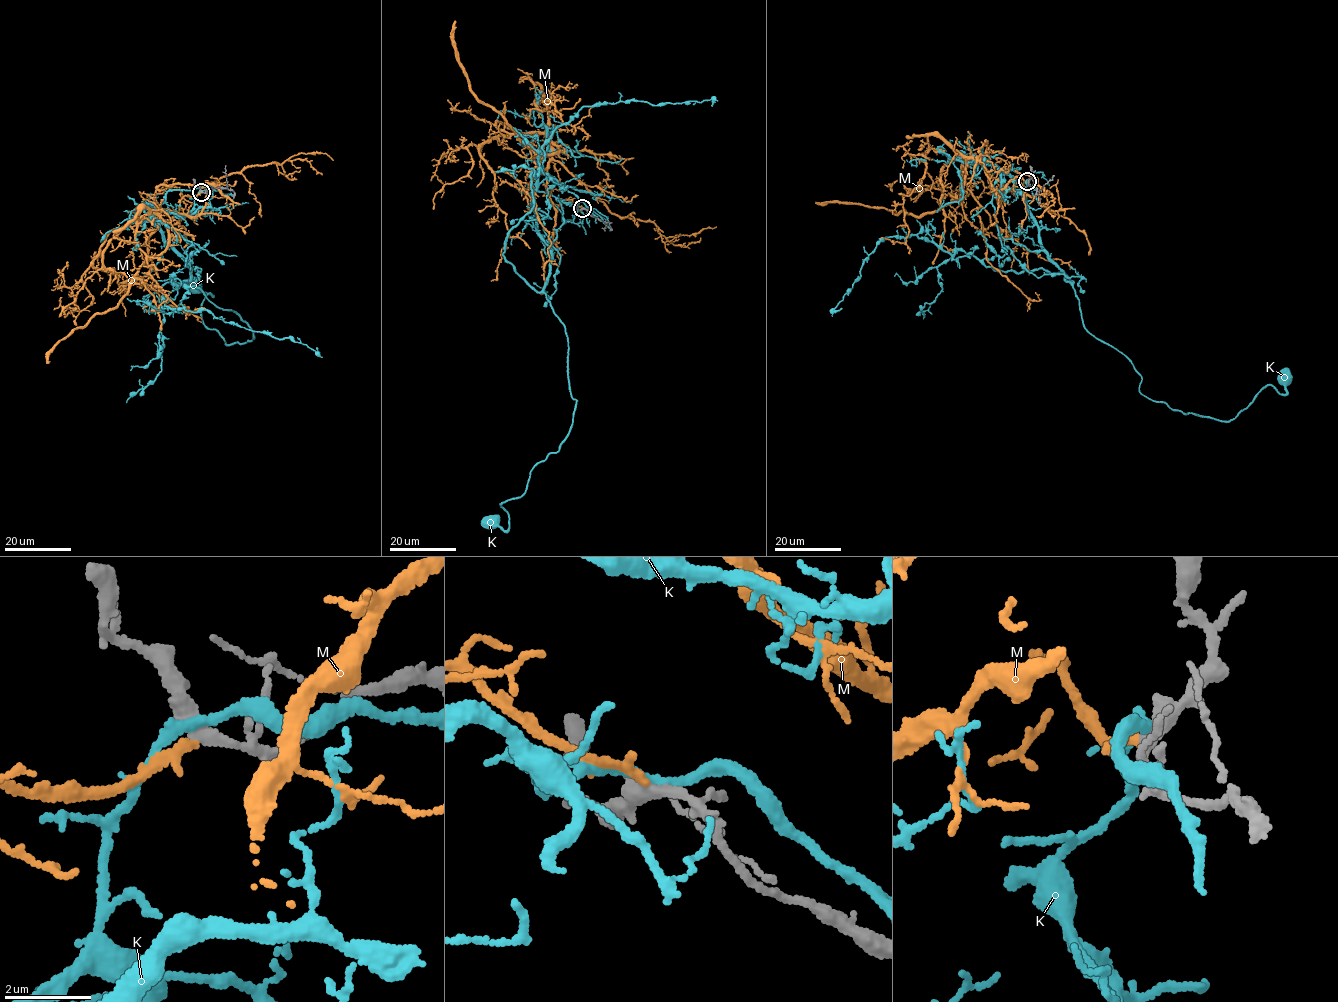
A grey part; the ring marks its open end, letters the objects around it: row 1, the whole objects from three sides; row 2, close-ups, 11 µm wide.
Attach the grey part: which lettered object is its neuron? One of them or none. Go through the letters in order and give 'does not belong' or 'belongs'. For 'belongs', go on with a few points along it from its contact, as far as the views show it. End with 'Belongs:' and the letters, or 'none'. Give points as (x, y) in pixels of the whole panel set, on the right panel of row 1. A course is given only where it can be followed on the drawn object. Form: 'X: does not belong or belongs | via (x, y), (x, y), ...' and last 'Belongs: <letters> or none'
K: does not belong
M: belongs | via (1027, 181), (1021, 176), (1024, 192), (1013, 190), (960, 153), (987, 260), (1038, 301), (1035, 292)
Belongs: M

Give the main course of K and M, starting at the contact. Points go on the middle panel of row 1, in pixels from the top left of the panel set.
K: (582, 208), (532, 201), (572, 427), (500, 504), (507, 530), (491, 521)
M: (583, 207), (553, 206), (545, 134), (482, 144), (492, 170), (536, 205), (551, 243), (543, 262)

